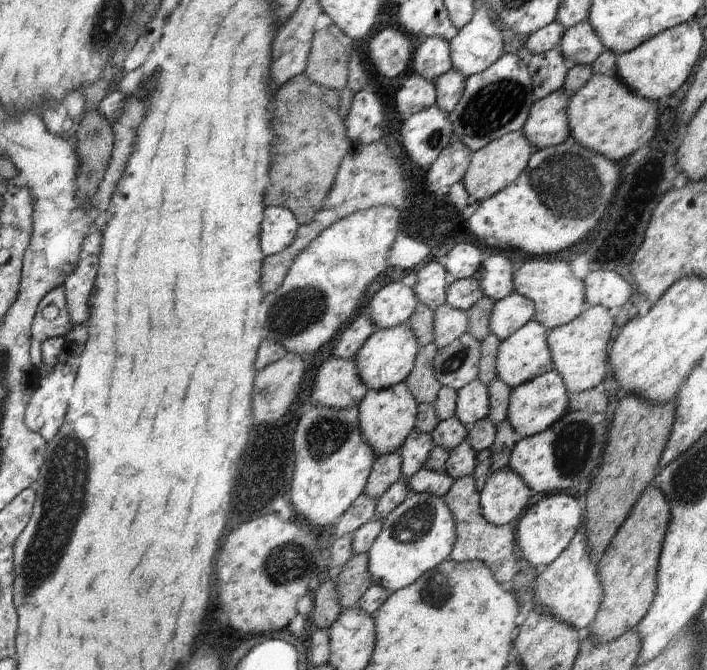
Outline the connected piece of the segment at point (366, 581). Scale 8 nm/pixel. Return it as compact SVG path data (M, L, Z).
M367 553L354 555L337 575L336 588L343 610L356 607L358 600L373 585L367 562Z

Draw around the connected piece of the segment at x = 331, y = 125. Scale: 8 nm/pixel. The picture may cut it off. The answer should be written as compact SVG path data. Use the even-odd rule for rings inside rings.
M302 73L290 79L272 98L272 102L284 102L284 114L280 120L272 122L272 132L276 138L282 140L280 146L284 146L284 162L278 166L272 164L270 168L270 184L266 186L264 194L264 206L284 206L297 218L297 224L308 224L324 205L329 190L333 188L334 178L338 172L338 166L342 159L348 154L352 142L346 136L346 129L339 114L340 92L334 89L314 84Z

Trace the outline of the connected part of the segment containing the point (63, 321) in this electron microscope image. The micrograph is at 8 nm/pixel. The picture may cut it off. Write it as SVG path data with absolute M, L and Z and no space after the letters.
M62 286L52 289L50 295L37 306L38 315L34 317L31 328L31 358L41 356L41 344L59 334L64 334L70 325L69 308Z

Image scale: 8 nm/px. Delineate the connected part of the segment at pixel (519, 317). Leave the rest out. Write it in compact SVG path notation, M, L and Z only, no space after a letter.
M514 290L506 298L495 301L489 329L499 341L503 341L528 321L532 321L534 313L534 302Z

